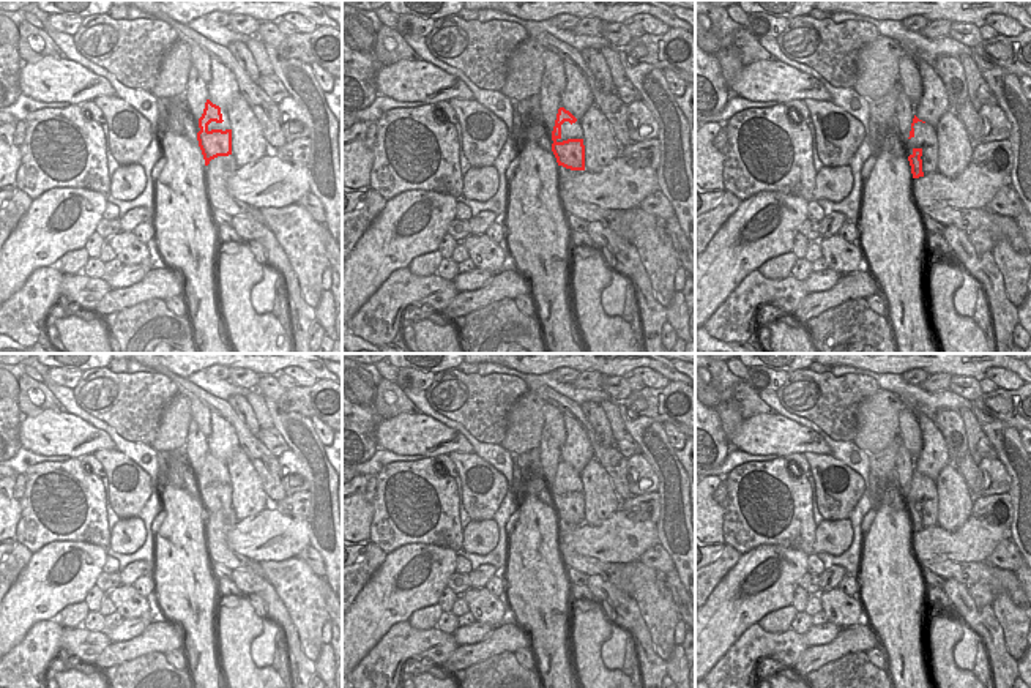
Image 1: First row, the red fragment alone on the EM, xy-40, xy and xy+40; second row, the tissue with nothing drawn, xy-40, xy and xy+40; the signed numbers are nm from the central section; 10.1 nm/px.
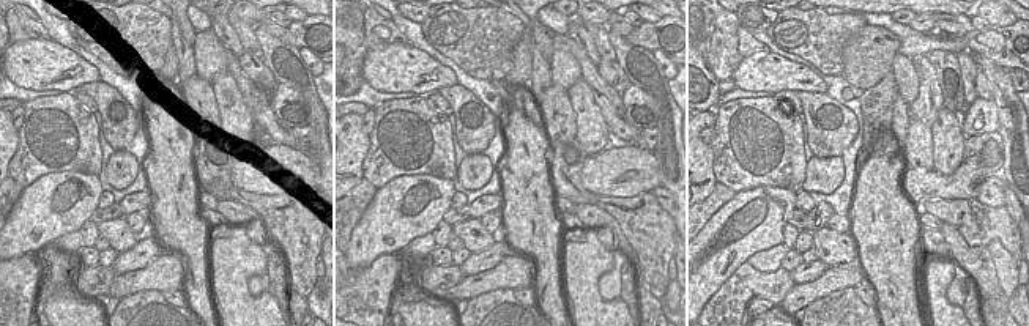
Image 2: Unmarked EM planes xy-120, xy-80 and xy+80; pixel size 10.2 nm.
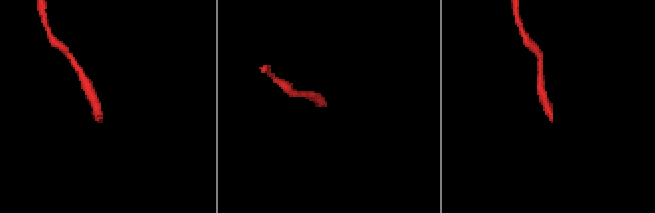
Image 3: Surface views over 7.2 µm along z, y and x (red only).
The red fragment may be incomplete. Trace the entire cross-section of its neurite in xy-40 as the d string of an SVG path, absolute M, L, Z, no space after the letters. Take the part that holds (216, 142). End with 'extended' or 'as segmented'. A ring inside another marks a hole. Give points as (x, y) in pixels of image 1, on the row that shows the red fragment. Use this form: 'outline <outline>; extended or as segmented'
outline M207 99L203 114L199 118L199 128L197 140L205 166L218 156L232 155L232 129L227 112L222 107Z; extended

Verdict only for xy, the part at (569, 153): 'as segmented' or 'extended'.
extended

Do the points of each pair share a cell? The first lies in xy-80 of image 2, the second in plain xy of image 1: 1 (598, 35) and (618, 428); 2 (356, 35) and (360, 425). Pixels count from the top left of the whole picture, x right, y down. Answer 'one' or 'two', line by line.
1: one
2: one

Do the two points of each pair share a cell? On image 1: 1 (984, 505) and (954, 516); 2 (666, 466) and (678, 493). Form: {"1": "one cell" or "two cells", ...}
{"1": "two cells", "2": "one cell"}

